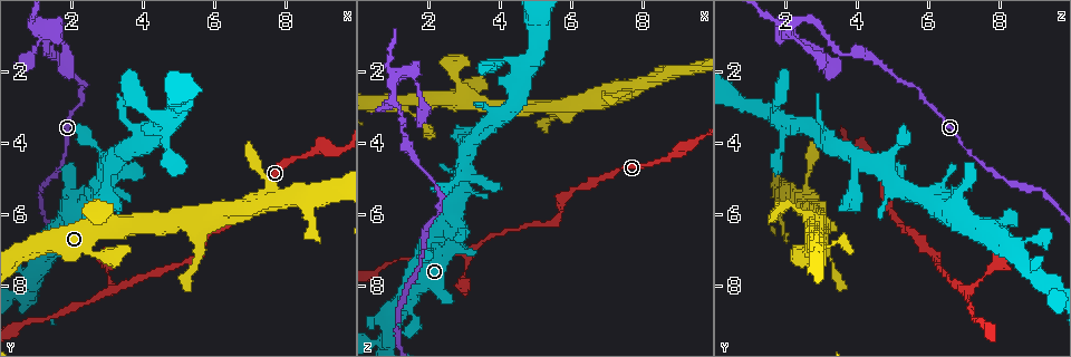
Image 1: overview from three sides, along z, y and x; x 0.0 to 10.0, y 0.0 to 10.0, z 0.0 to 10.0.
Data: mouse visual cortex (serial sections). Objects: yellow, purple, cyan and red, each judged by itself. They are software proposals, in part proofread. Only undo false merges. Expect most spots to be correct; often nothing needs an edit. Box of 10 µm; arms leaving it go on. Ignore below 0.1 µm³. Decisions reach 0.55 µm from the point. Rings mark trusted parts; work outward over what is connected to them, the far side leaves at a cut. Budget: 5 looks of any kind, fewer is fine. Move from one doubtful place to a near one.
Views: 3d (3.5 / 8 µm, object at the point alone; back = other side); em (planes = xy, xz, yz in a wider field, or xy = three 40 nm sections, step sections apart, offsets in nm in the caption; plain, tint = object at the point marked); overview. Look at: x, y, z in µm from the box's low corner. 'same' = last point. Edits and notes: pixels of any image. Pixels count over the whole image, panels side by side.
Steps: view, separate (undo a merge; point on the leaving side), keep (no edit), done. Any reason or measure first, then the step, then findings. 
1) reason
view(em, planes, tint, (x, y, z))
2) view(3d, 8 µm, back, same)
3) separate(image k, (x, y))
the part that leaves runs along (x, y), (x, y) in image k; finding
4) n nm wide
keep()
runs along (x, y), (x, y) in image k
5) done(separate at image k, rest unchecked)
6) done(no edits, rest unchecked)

thin neck
view(em, xy, step 3, tint, (2.80, 5.80, 2.25))

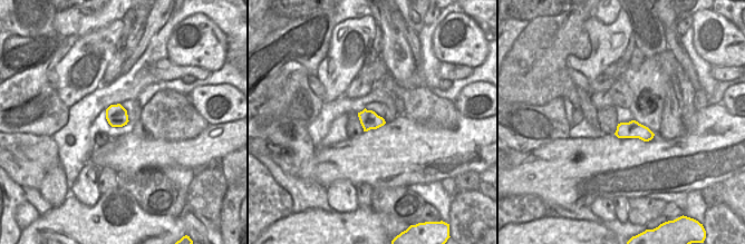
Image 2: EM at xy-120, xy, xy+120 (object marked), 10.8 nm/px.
view(3d, 3.5 µm, back, same)

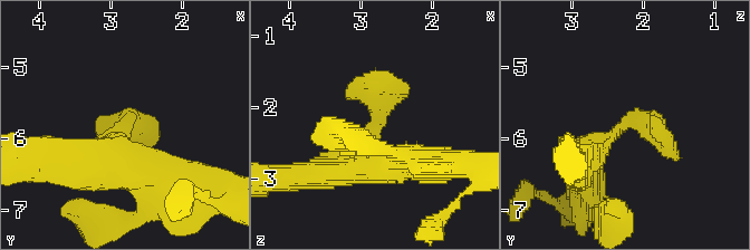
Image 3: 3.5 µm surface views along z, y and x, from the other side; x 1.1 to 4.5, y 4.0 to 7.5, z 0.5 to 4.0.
keep()
runs along (371, 169), (361, 169), (387, 74) in image 3; one cell here

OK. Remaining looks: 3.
two arms in line, one across
view(em, planes, tint, (1.05, 0.70, 2.15))

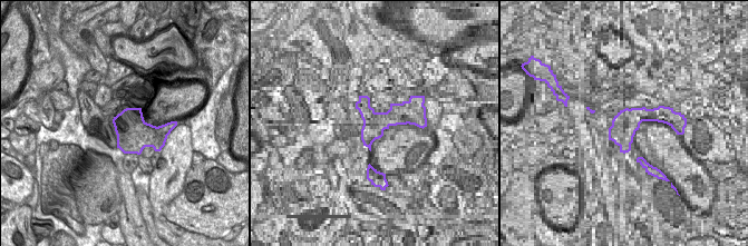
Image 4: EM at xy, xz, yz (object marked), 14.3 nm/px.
wider look
view(3d, 3.5 µm, same)

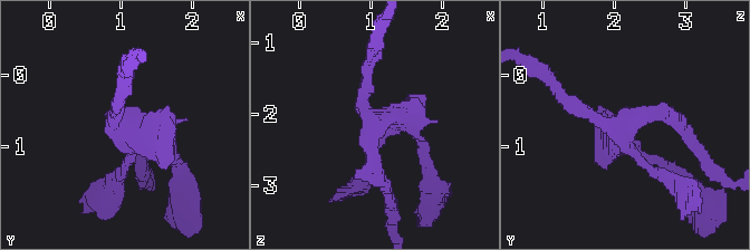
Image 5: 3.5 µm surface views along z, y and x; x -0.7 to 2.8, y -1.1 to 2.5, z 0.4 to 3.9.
separate(image 5, (663, 167))
the part that leaves runs along (633, 148), (684, 175), (704, 207) in image 5; two cells meet here

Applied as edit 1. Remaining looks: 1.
done(separate at image 5, rest unchecked)

